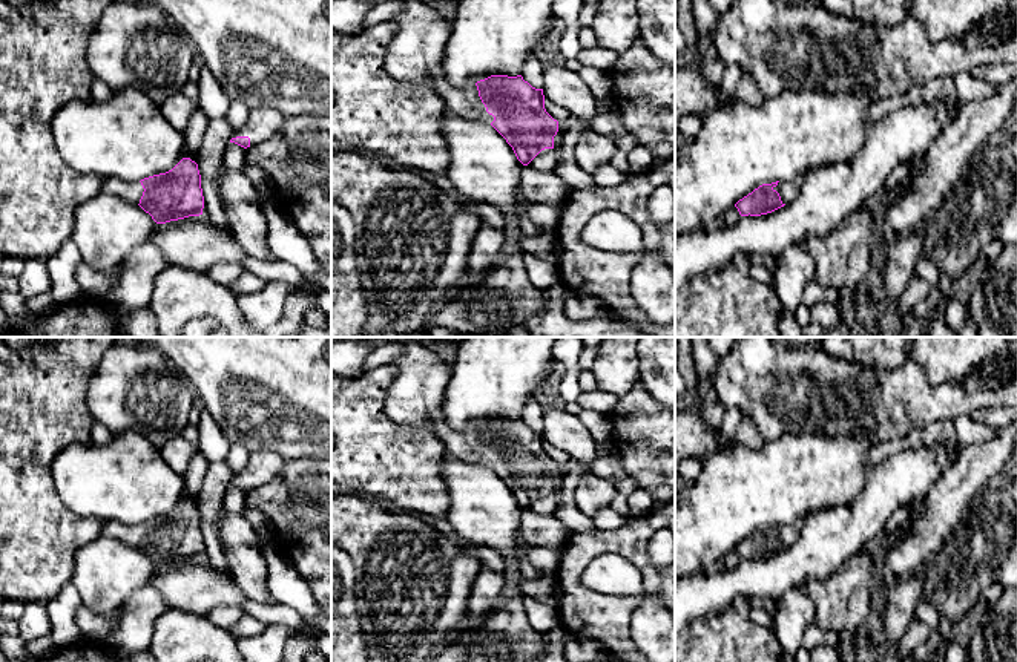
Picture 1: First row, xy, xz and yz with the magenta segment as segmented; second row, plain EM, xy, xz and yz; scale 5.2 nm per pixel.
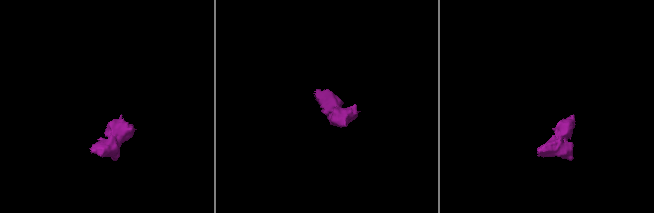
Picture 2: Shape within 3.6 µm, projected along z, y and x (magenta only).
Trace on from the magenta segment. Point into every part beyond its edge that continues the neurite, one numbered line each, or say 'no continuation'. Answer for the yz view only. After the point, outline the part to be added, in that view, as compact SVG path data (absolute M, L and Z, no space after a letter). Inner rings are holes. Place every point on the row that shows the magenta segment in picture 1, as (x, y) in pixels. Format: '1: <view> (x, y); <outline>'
1: yz (789, 190); M798 175L790 181L779 181L773 190L779 193L782 204L788 204L799 195L802 182L804 175Z

